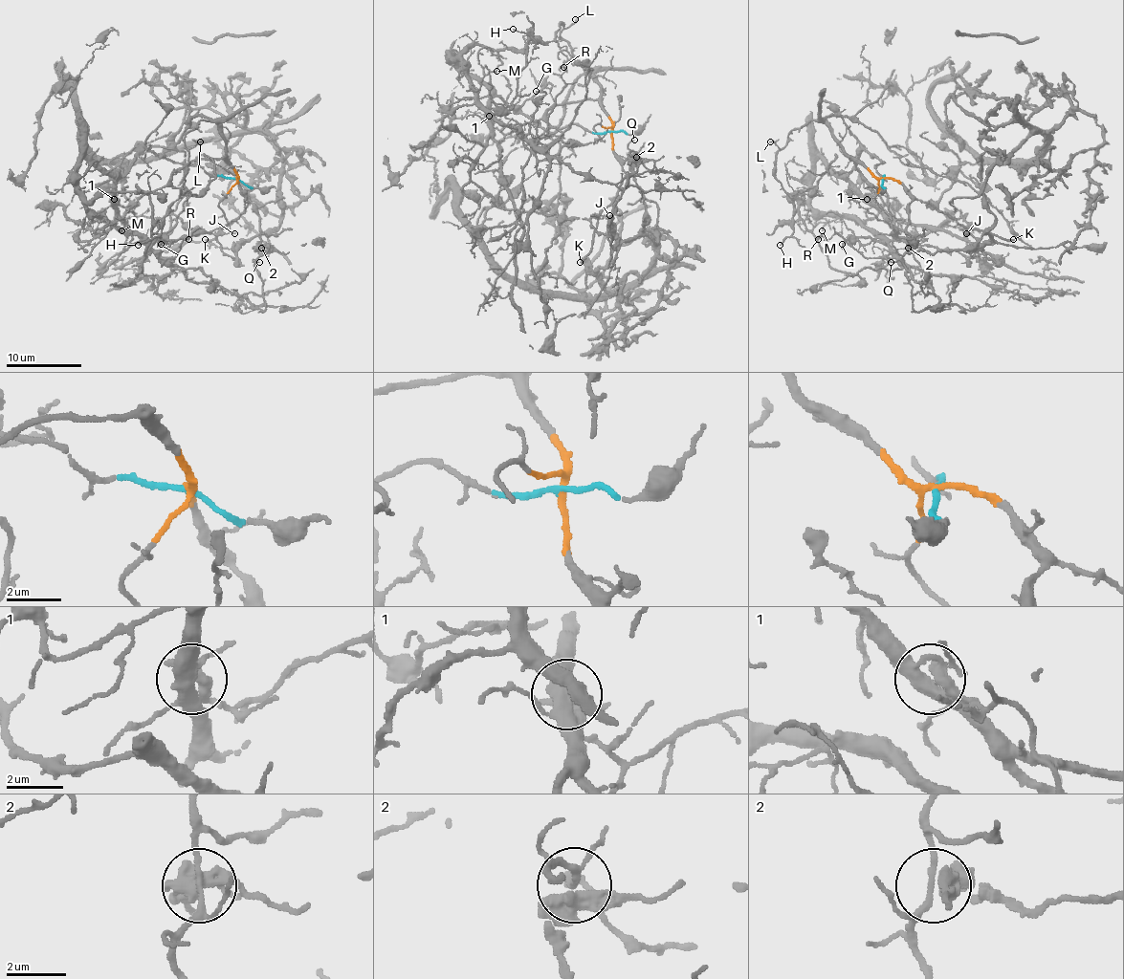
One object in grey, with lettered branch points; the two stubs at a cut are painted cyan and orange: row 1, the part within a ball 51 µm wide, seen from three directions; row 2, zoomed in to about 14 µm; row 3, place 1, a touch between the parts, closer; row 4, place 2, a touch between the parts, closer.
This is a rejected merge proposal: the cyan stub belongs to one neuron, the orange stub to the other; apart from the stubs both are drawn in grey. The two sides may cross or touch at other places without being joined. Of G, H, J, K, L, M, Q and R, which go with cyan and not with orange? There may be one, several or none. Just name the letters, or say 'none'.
G, J, M, R

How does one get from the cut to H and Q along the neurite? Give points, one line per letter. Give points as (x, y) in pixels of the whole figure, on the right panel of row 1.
H: (883, 179), (856, 163), (825, 122), (794, 128), (776, 157), (776, 178), (792, 200), (792, 232), (780, 246)
Q: (883, 179), (894, 178), (912, 202), (908, 217), (908, 250), (891, 262)

